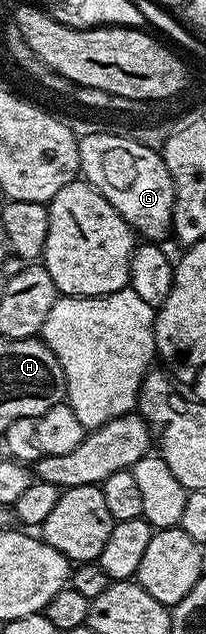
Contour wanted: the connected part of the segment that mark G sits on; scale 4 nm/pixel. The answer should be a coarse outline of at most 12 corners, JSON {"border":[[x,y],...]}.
{"border":[[127,135],[77,143],[80,176],[138,238],[173,228],[164,156]]}

